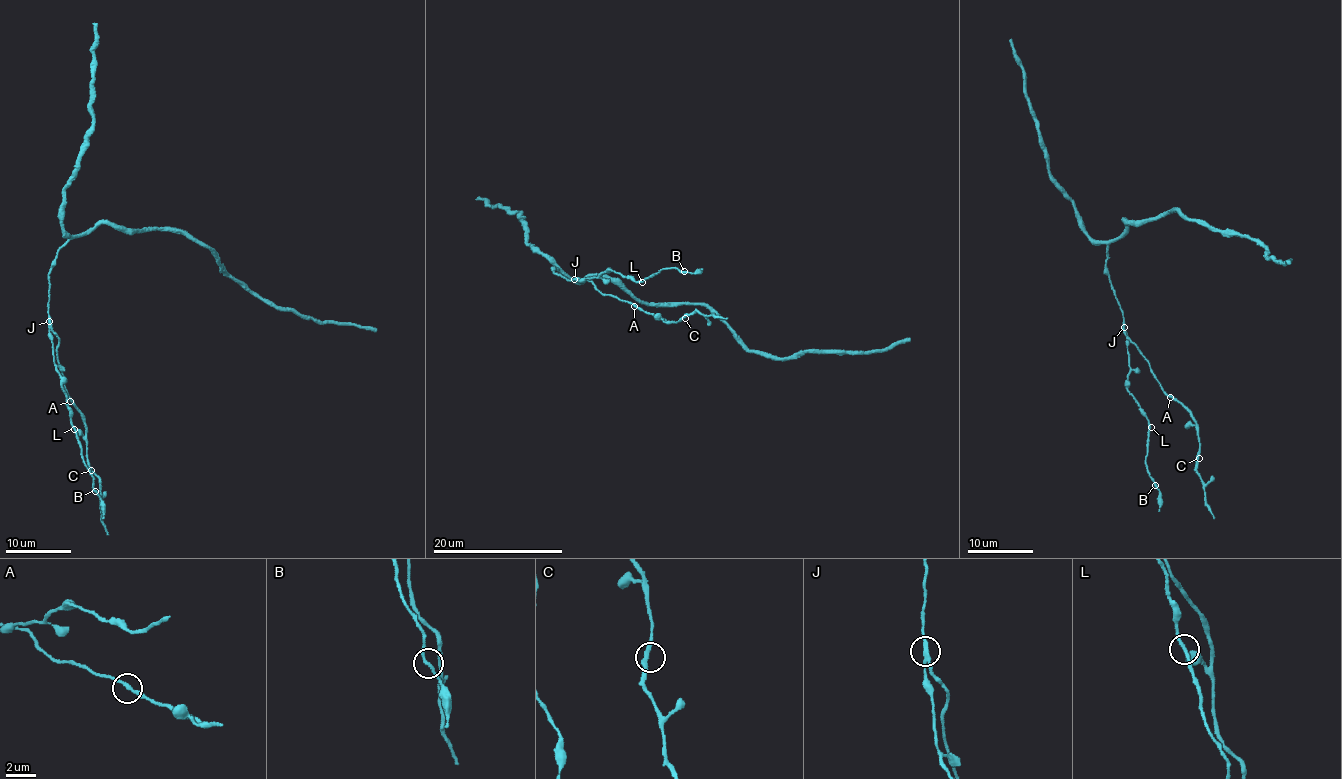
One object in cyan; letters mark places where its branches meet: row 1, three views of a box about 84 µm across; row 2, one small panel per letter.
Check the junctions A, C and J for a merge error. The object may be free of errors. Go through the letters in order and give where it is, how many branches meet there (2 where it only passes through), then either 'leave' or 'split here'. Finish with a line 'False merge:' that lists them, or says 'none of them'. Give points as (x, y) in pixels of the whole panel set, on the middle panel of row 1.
A: (634, 306) | 2 | leave
C: (685, 318) | 2 | leave
J: (574, 279) | 2 | split here
False merge: J

